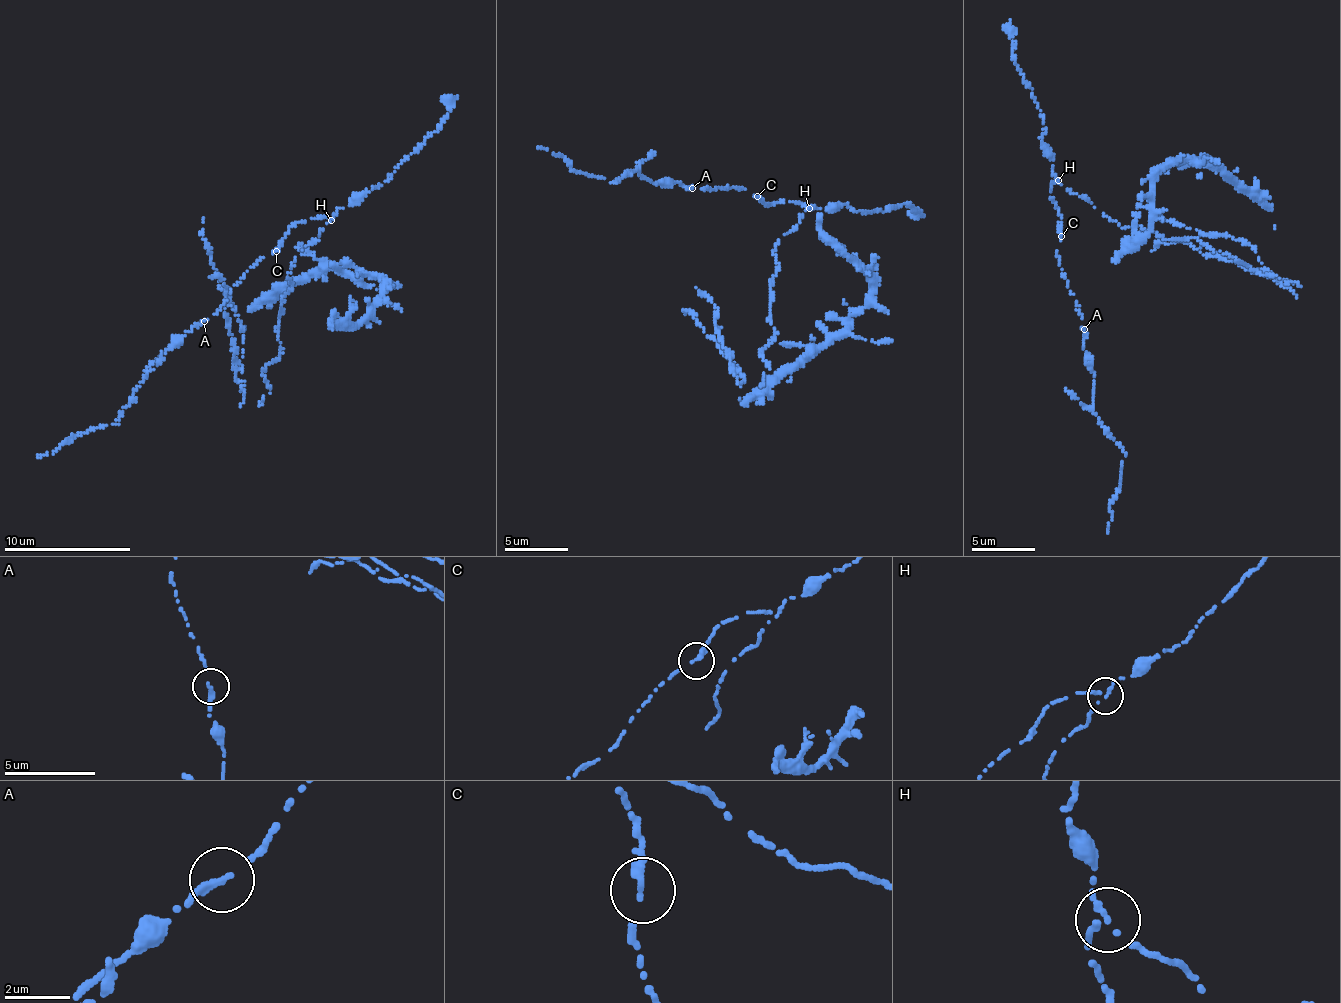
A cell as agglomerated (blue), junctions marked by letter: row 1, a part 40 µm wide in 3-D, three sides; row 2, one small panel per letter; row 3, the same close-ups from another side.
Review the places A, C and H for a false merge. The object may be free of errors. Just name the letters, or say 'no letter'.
H

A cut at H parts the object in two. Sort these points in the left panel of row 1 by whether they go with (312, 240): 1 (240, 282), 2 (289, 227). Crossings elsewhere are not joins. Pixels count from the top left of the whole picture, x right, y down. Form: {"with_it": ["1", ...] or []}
{"with_it": []}

